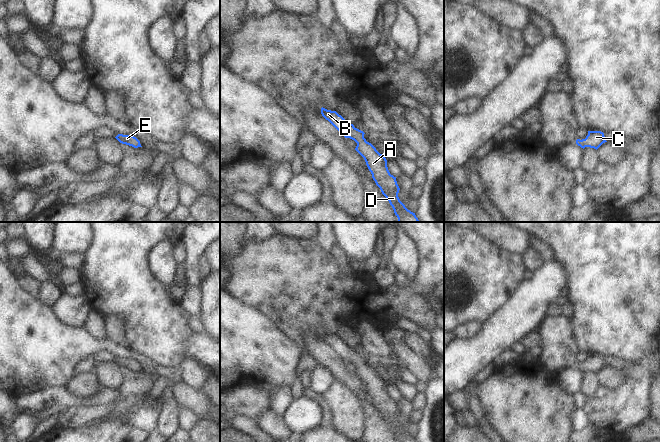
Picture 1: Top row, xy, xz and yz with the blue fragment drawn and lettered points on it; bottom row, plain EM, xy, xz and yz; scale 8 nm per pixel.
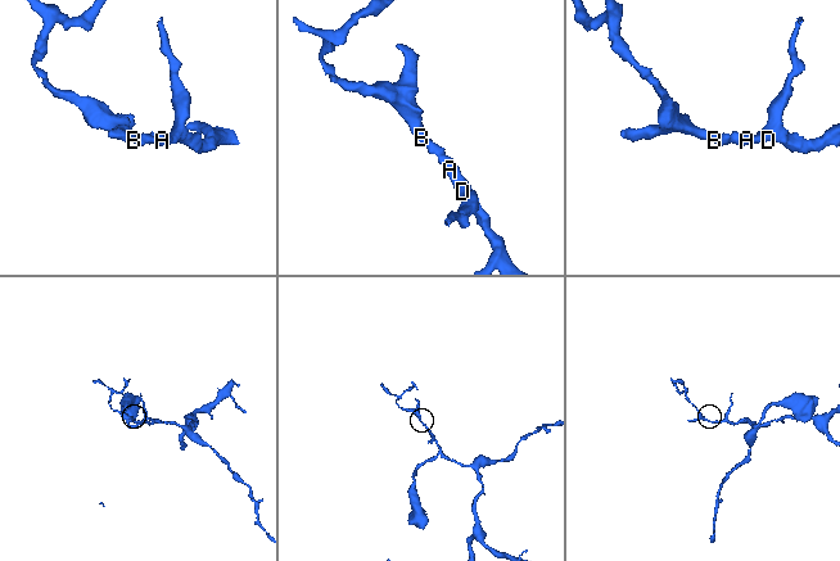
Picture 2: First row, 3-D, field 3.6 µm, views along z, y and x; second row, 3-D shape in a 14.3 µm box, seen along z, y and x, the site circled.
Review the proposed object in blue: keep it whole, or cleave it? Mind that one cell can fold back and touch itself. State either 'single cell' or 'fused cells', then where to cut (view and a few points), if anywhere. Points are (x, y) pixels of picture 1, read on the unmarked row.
single cell; no cut

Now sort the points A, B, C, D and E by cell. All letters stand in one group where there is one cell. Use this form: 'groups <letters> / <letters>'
groups A B C D E

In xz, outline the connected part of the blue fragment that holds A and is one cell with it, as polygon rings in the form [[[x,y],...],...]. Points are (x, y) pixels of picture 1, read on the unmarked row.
[[[321,332],[322,340],[328,344],[345,362],[357,367],[355,374],[364,382],[372,402],[388,423],[397,442],[417,442],[415,437],[408,434],[398,421],[399,410],[396,401],[390,398],[386,382],[364,362],[364,356],[348,347],[336,335]]]

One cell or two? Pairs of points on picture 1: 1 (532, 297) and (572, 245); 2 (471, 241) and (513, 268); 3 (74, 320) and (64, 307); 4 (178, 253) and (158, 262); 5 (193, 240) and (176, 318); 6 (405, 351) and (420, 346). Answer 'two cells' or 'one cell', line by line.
1: two cells
2: one cell
3: one cell
4: two cells
5: two cells
6: two cells

